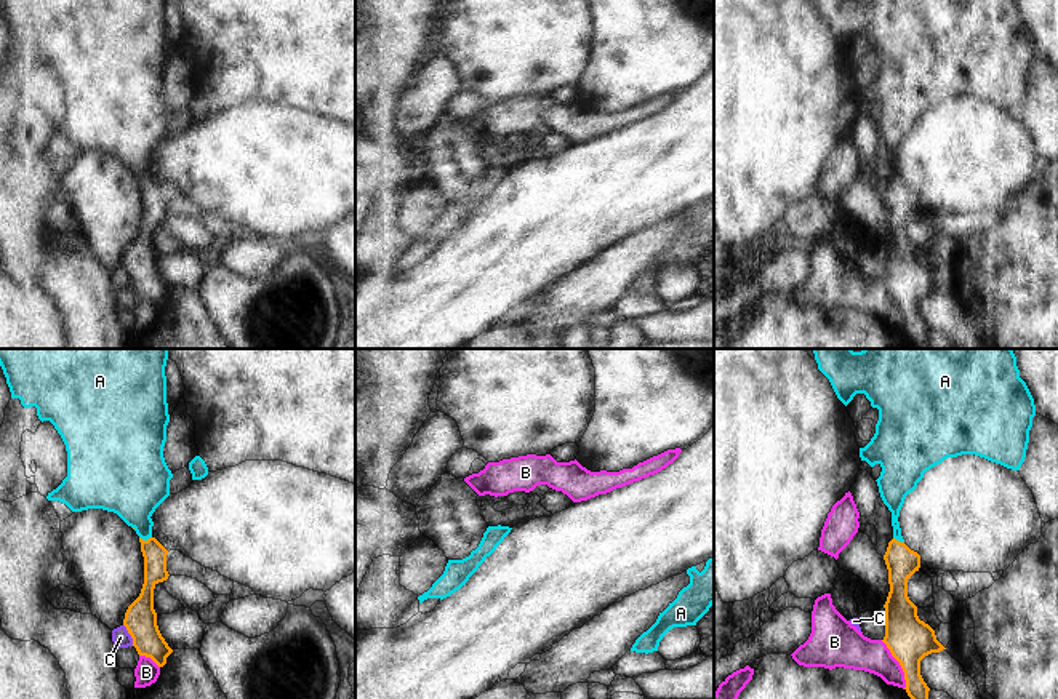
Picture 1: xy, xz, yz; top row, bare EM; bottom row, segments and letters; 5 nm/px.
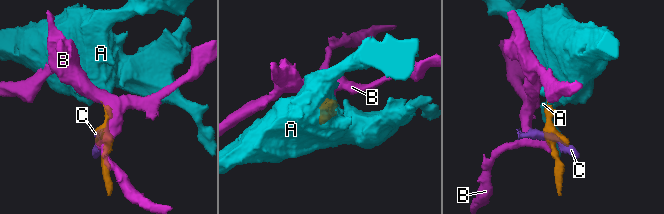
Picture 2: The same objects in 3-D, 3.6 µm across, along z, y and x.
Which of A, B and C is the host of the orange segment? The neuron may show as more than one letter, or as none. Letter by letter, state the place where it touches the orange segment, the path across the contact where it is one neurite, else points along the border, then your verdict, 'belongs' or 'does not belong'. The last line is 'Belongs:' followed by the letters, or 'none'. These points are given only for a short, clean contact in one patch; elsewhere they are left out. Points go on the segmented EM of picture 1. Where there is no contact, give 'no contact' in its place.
A: contact xy (148, 539); way xy (154, 554), (148, 539), (135, 509), (135, 491); belongs
B: contact yz (900, 664); border yz (881, 640), (898, 663), (905, 688); does not belong
C: contact xy (130, 634); border xy (124, 624), (133, 645); does not belong
Belongs: A

